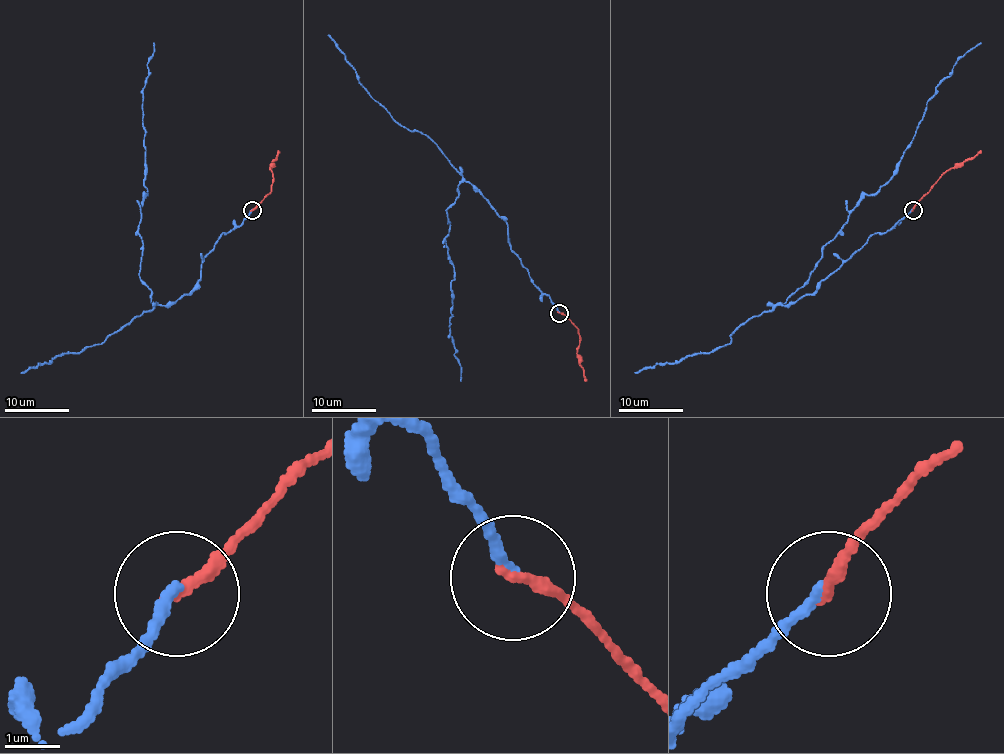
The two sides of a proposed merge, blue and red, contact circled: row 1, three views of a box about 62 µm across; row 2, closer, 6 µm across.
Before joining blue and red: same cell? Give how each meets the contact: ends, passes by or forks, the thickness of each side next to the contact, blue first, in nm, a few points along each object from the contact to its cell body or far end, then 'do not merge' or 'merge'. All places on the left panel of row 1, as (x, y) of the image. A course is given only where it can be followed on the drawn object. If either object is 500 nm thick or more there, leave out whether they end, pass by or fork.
blue ends | red ends | 190/240 nm | blue via (252, 210), (221, 233), (189, 293), (152, 301), (139, 275), (139, 235), (147, 194), (142, 89), (153, 42) | red via (252, 210), (270, 192), (273, 178), (270, 168), (278, 150) | merge

